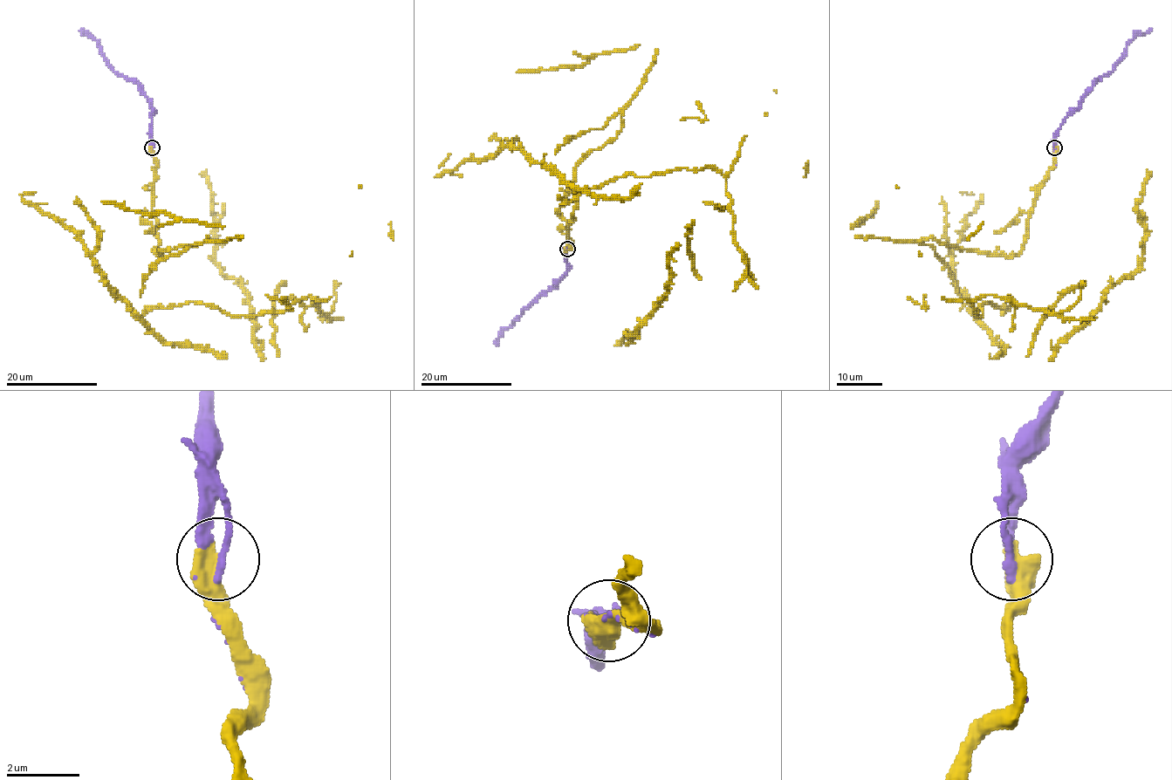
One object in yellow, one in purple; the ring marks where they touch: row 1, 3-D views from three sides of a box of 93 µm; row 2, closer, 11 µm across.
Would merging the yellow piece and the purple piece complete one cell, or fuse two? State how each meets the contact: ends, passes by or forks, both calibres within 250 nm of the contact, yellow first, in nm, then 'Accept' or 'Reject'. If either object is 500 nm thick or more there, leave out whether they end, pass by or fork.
Thickness 650 nm (yellow) against 240 nm. Accept

